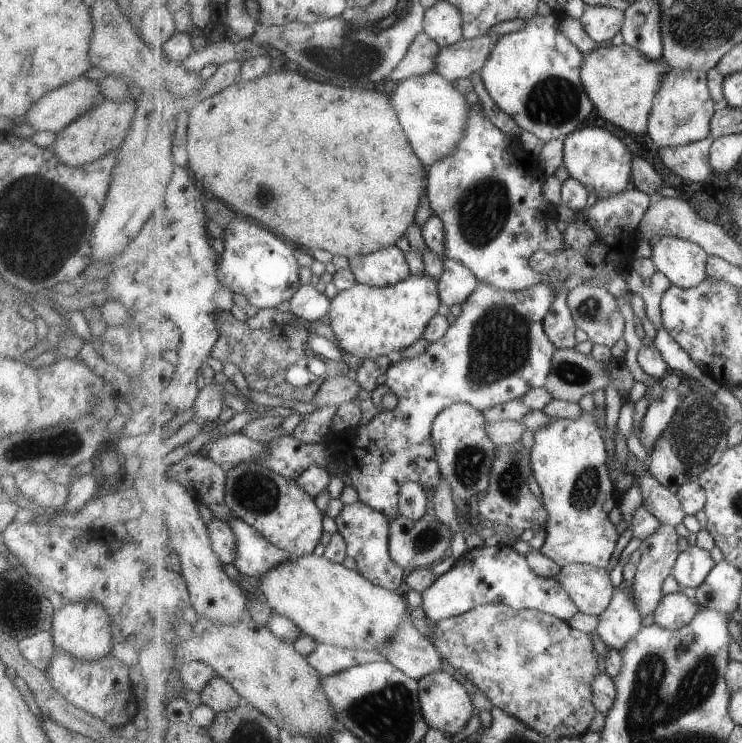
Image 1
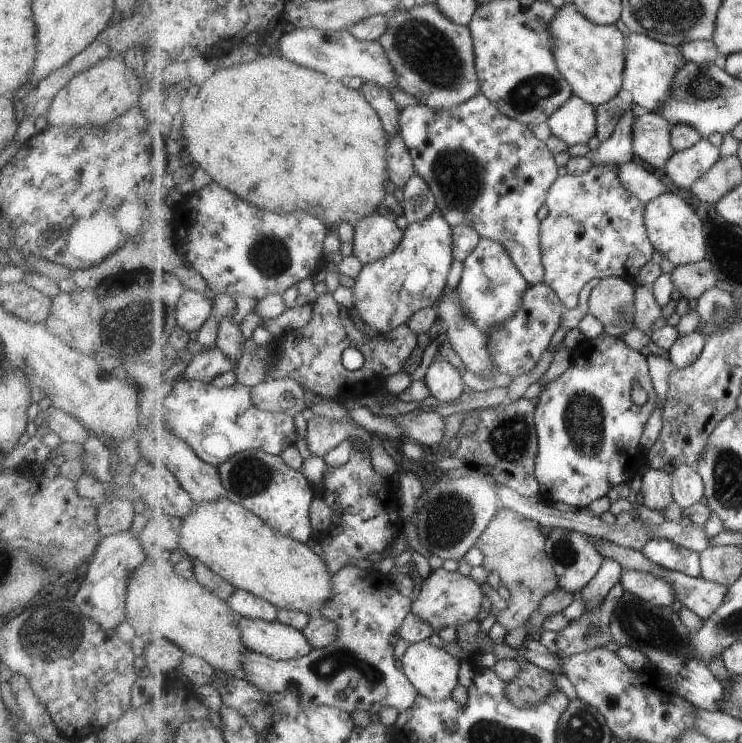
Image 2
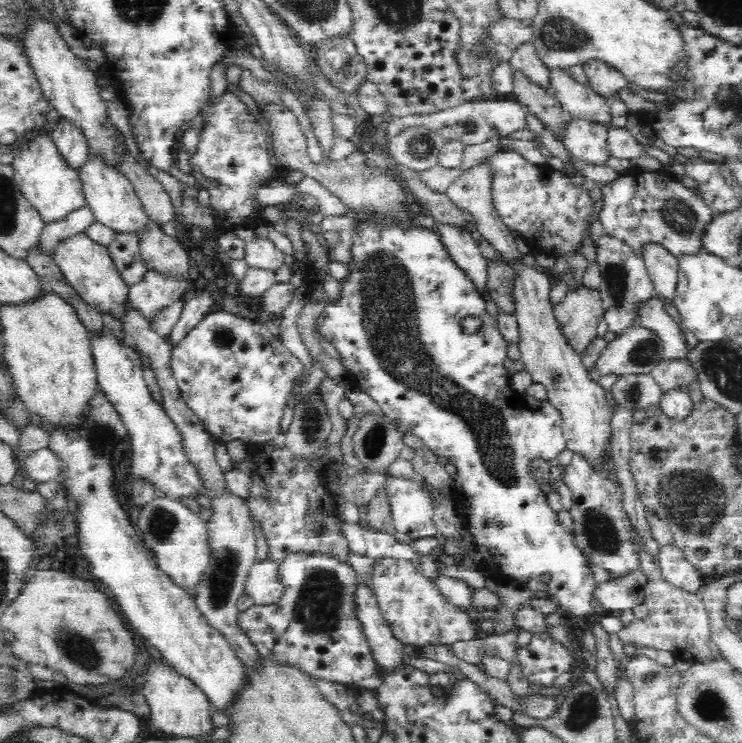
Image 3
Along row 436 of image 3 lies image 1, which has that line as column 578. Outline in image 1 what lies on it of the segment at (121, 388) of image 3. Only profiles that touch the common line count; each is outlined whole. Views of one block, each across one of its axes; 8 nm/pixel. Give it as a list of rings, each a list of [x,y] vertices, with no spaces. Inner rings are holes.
[[[600,124],[581,127],[564,138],[564,165],[570,176],[582,182],[598,199],[636,188],[632,175],[634,158],[627,146]]]

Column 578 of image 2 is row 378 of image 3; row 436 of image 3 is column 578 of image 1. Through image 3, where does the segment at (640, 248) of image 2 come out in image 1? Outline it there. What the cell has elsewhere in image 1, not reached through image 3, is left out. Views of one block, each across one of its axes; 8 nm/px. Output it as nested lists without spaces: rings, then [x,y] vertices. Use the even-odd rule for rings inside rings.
[[[637,188],[626,190],[611,198],[598,199],[597,203],[576,213],[575,220],[567,226],[564,234],[566,248],[561,252],[537,251],[530,258],[530,265],[540,273],[551,275],[558,283],[563,276],[575,274],[585,278],[604,278],[605,288],[616,298],[631,297],[623,272],[631,268],[634,239],[640,232],[640,224],[654,197]]]

